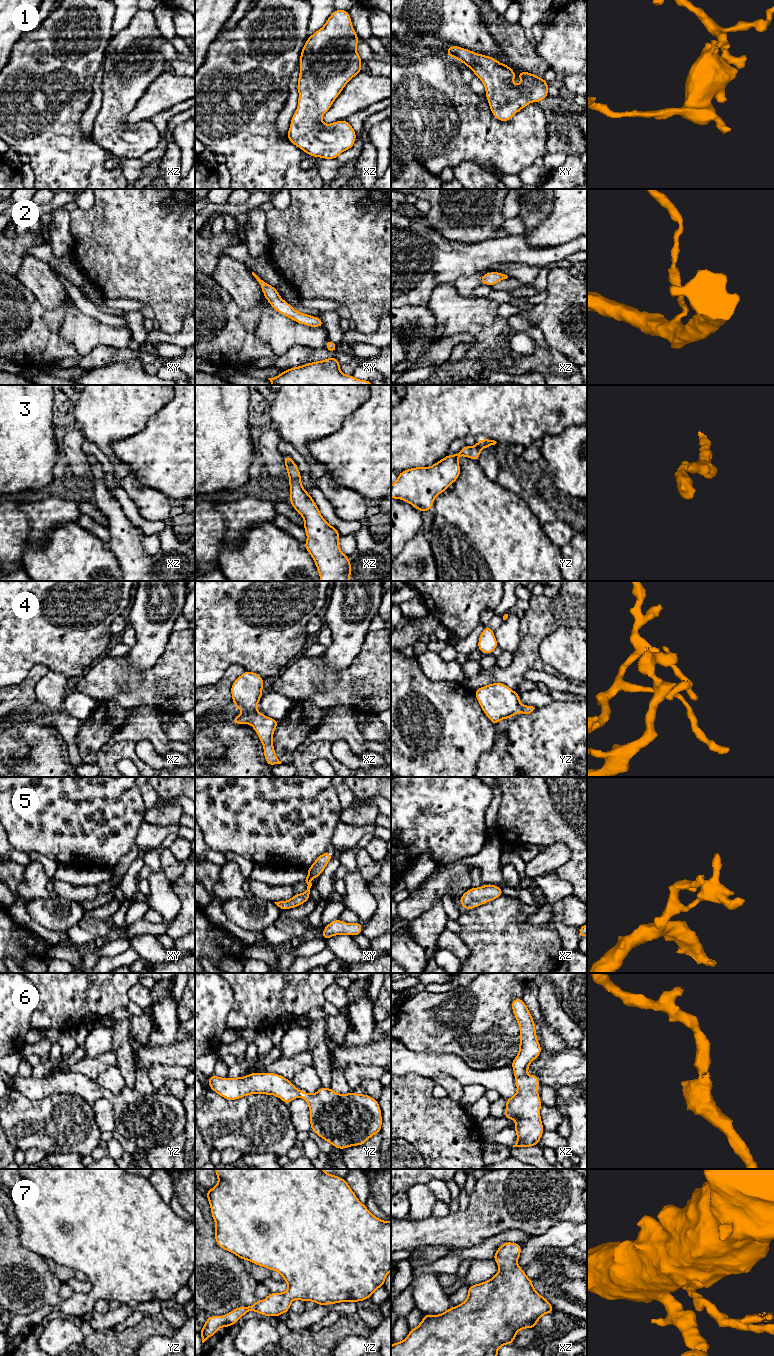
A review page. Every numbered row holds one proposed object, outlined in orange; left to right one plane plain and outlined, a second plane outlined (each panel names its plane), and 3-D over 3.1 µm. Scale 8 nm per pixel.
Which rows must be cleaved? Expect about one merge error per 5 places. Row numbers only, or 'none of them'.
4

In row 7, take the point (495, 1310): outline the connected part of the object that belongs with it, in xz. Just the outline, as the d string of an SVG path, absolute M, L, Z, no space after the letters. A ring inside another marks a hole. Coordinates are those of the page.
M504 1242L493 1260L500 1266L490 1280L468 1287L468 1297L440 1315L425 1314L408 1336L391 1346L391 1356L498 1356L500 1347L513 1344L521 1329L536 1328L538 1320L554 1307L537 1293L522 1268L517 1264L521 1244Z

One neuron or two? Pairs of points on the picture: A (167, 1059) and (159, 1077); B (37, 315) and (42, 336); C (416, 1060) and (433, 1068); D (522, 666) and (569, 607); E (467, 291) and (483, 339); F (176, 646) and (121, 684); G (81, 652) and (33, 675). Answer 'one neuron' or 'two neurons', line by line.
A: two neurons
B: one neuron
C: one neuron
D: one neuron
E: two neurons
F: one neuron
G: two neurons

